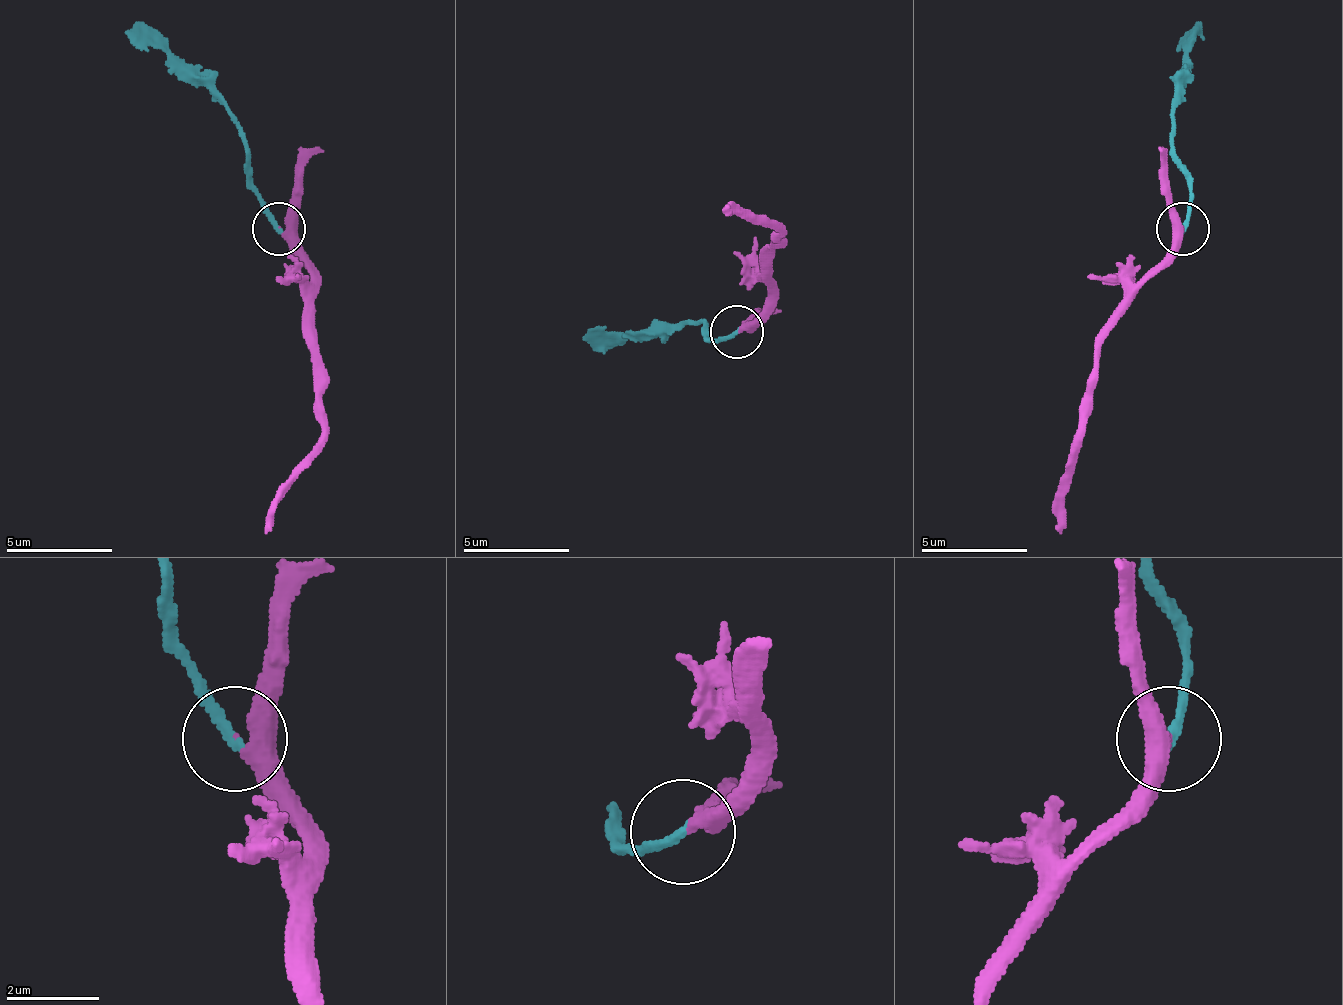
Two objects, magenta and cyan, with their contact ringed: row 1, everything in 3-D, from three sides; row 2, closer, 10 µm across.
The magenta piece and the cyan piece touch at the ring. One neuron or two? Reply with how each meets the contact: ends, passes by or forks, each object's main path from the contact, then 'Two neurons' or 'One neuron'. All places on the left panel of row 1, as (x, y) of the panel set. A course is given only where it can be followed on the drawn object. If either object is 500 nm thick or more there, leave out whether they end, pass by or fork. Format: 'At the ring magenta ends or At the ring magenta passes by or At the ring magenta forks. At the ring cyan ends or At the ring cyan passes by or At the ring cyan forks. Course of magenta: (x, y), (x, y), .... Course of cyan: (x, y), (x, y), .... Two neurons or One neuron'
At the ring magenta passes by. At the ring cyan ends. Course of magenta: (280, 230), (312, 278), (312, 336), (323, 426), (312, 463), (264, 532). Course of cyan: (280, 230), (254, 182), (243, 150), (238, 118), (200, 81), (126, 28). One neuron

